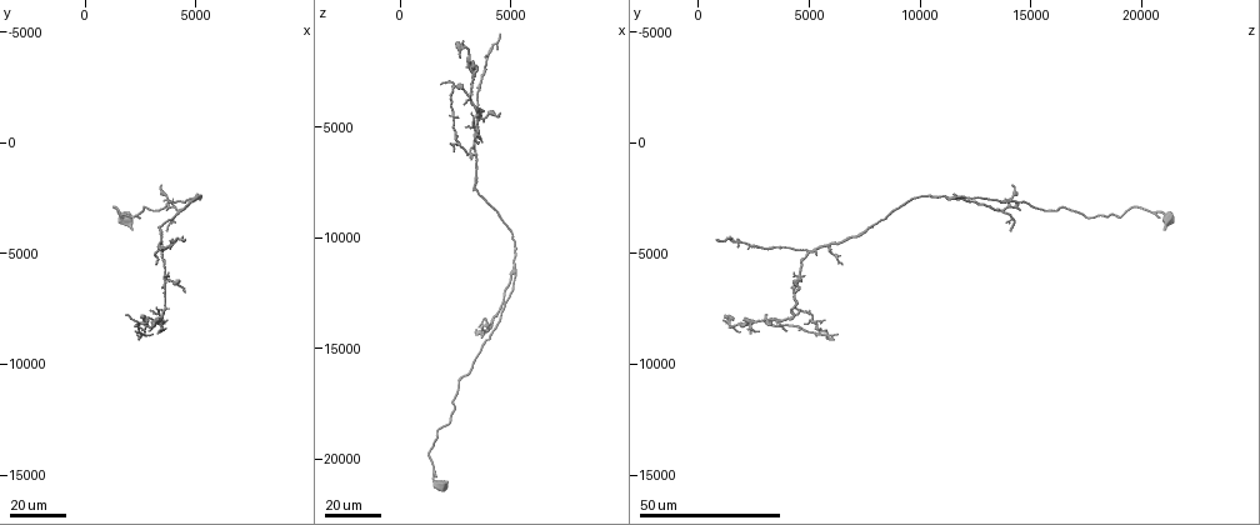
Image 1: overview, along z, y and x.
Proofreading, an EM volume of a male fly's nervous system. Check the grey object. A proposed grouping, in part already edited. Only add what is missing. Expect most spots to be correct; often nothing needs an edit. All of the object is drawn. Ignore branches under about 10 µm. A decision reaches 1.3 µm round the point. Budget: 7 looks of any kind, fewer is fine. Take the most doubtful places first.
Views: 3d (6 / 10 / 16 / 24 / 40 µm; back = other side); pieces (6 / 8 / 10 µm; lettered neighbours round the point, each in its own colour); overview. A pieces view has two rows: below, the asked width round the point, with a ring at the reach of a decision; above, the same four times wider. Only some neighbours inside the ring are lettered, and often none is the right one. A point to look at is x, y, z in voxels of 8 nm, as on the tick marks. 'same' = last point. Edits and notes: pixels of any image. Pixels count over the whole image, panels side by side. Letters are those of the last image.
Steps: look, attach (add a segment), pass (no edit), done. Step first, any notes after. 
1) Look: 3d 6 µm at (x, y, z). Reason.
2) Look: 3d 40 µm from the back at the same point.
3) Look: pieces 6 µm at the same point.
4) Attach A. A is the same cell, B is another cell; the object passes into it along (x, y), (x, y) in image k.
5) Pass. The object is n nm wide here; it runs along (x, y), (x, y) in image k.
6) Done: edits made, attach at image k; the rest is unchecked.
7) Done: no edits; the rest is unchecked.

Look: 3d 40 µm at (3600, 4100, 14100). An open end.

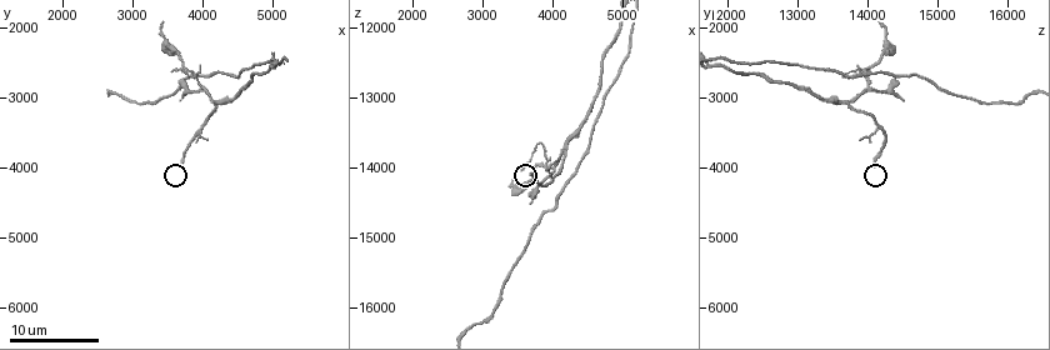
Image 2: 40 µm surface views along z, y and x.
Look: pieces 6 µm at (3700, 3950, 14100). What lies round it.

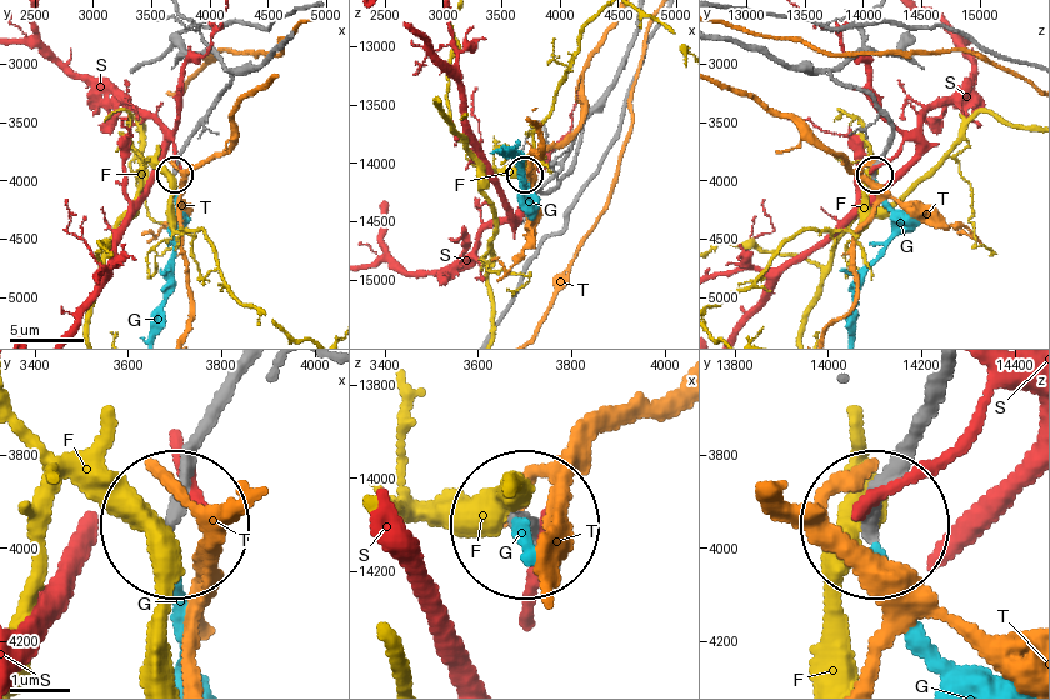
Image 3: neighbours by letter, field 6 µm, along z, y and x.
Attach G. G is the same cell, F, S and T are other cells; the object passes into it along (191, 138), (174, 170), (174, 268), (160, 328) in image 3; it goes on there.

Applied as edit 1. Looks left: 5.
Look: overview.

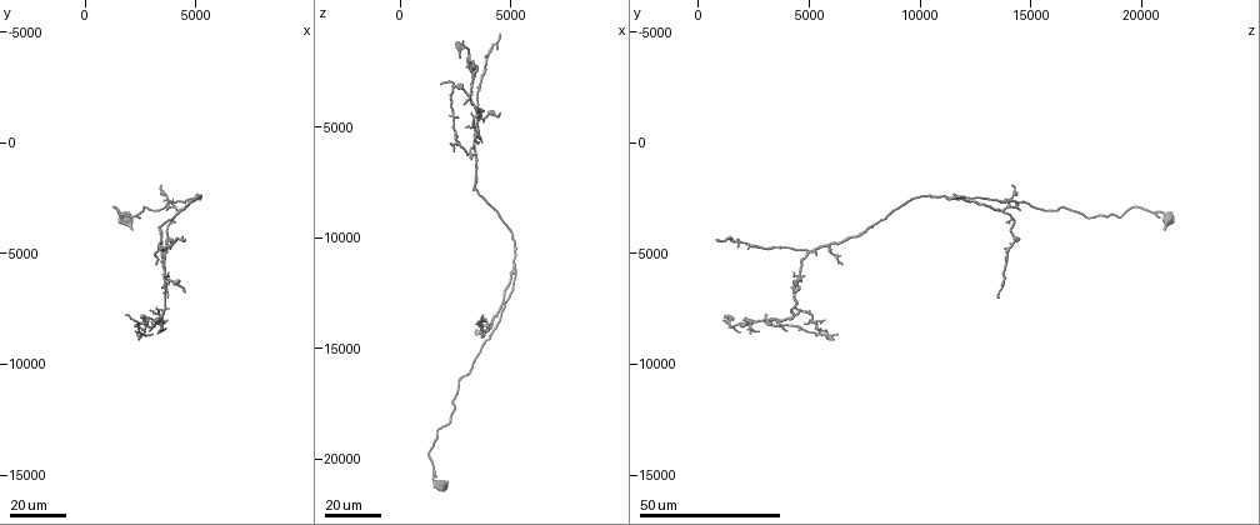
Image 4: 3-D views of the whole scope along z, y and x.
Look: 3d 24 µm at (4400, 4500, 800). Long arm stops here.

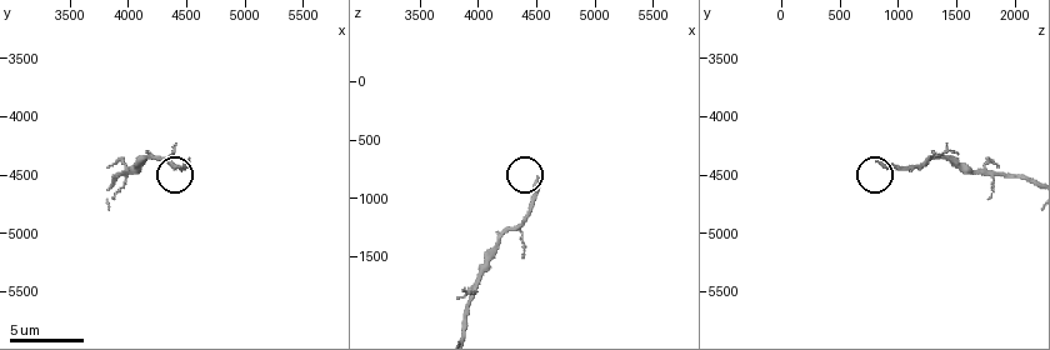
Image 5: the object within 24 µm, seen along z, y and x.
Look: pieces 8 µm at (4480, 4380, 840).

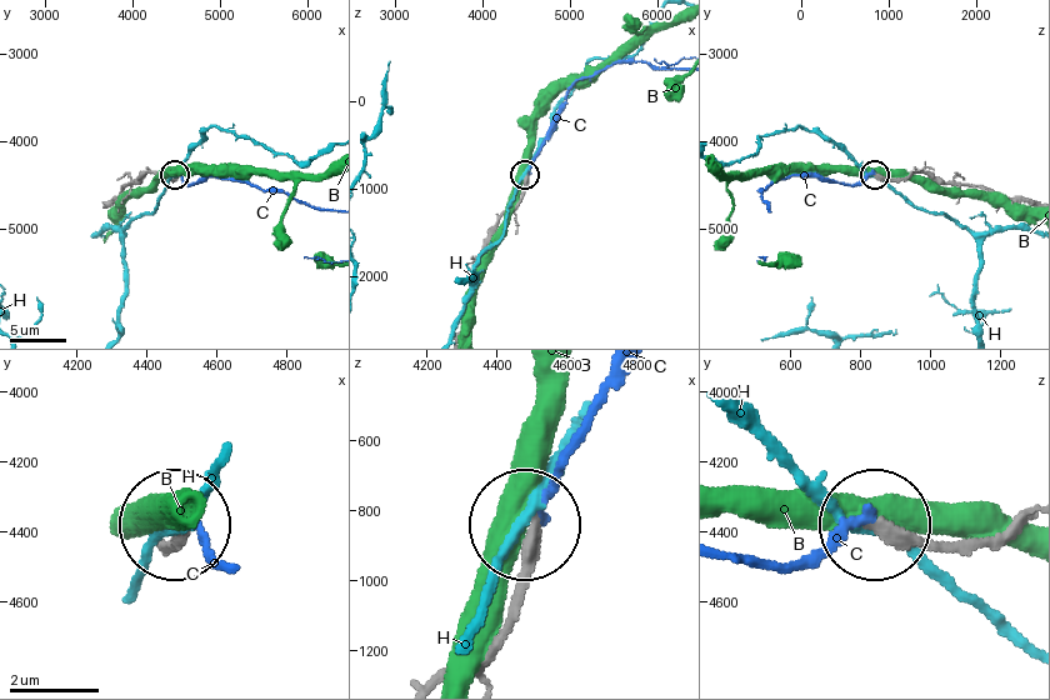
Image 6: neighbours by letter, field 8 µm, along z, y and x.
Attach C. C is the same cell, B and H are other cells; the object passes into it along (991, 541), (905, 541), (868, 523), (783, 564), (726, 556) in image 6; it goes on there.

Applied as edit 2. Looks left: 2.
Done: edits made, attach at image 3, attach at image 6; the rest is unchecked.

